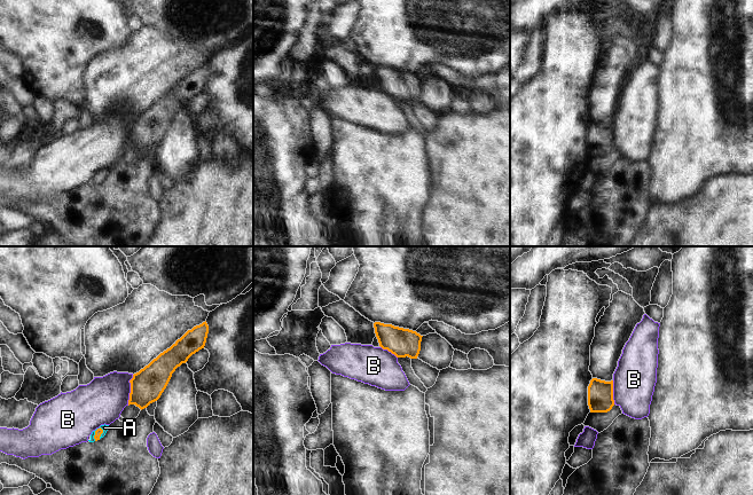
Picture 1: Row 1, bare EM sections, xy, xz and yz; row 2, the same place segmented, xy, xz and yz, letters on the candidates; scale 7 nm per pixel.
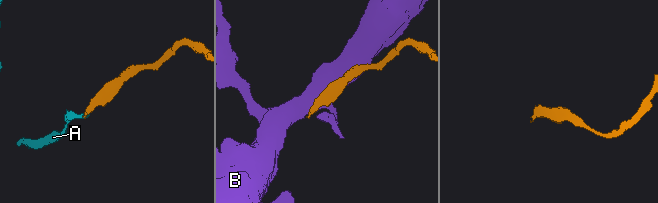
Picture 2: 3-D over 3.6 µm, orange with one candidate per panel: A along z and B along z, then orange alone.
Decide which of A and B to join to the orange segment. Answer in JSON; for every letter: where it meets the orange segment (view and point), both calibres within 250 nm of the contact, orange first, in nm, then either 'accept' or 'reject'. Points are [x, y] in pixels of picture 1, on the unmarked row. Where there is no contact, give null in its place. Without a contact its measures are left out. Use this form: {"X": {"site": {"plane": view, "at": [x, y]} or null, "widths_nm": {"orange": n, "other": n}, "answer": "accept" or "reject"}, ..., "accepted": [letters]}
{"A": {"site": {"plane": "xy", "at": [95, 177]}, "widths_nm": {"orange": 50, "other": 50}, "answer": "accept"}, "B": {"site": {"plane": "xy", "at": [131, 133]}, "widths_nm": {"orange": 240, "other": 320}, "answer": "reject"}, "accepted": ["A"]}

